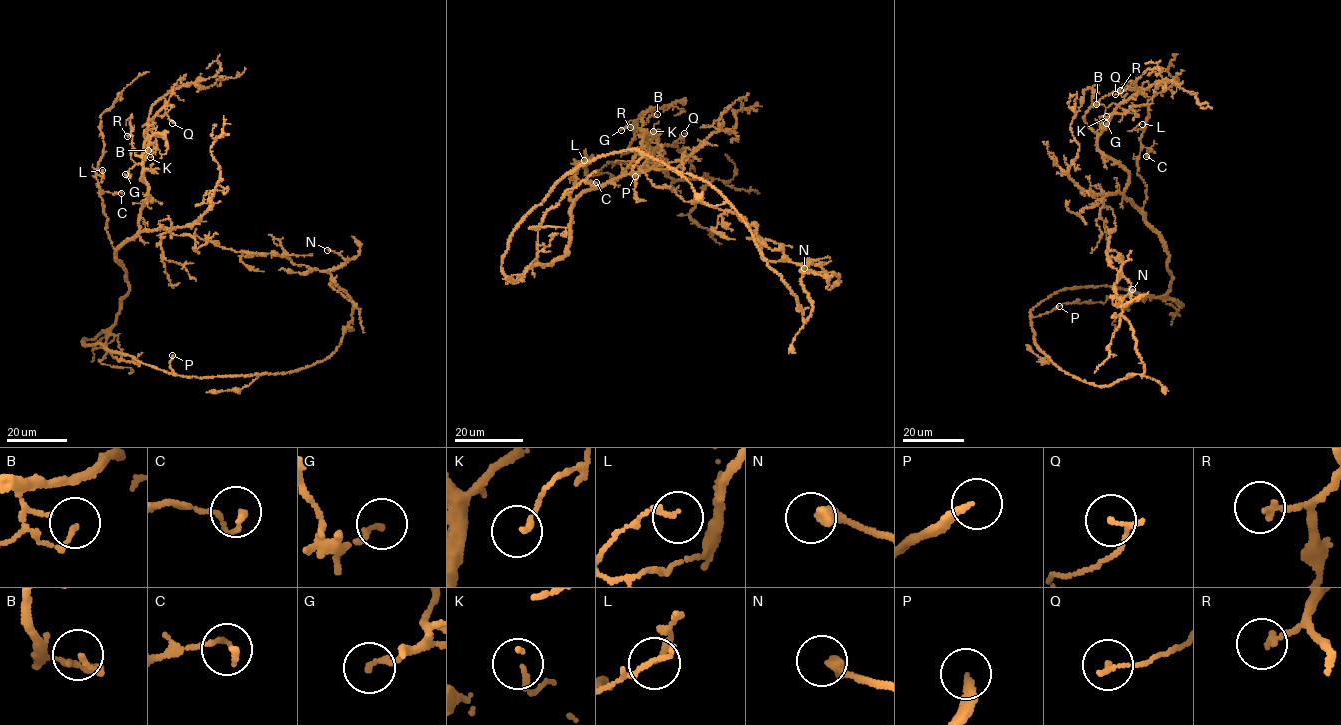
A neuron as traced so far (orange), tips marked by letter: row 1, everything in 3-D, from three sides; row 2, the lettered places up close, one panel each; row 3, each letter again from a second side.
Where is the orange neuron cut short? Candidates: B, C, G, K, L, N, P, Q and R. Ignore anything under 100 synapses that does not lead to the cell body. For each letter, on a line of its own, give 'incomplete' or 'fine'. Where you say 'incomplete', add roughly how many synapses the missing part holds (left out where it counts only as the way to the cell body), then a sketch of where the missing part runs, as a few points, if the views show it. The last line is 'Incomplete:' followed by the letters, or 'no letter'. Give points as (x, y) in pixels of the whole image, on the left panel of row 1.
B: fine
C: fine
G: fine
K: fine
L: fine
N: fine
P: incomplete; about 200 synapses; missing branch runs (172, 355), (179, 333), (175, 313), (182, 302), (183, 291), (195, 275), (201, 274), (231, 246), (238, 233)
Q: fine
R: fine
Incomplete: P

